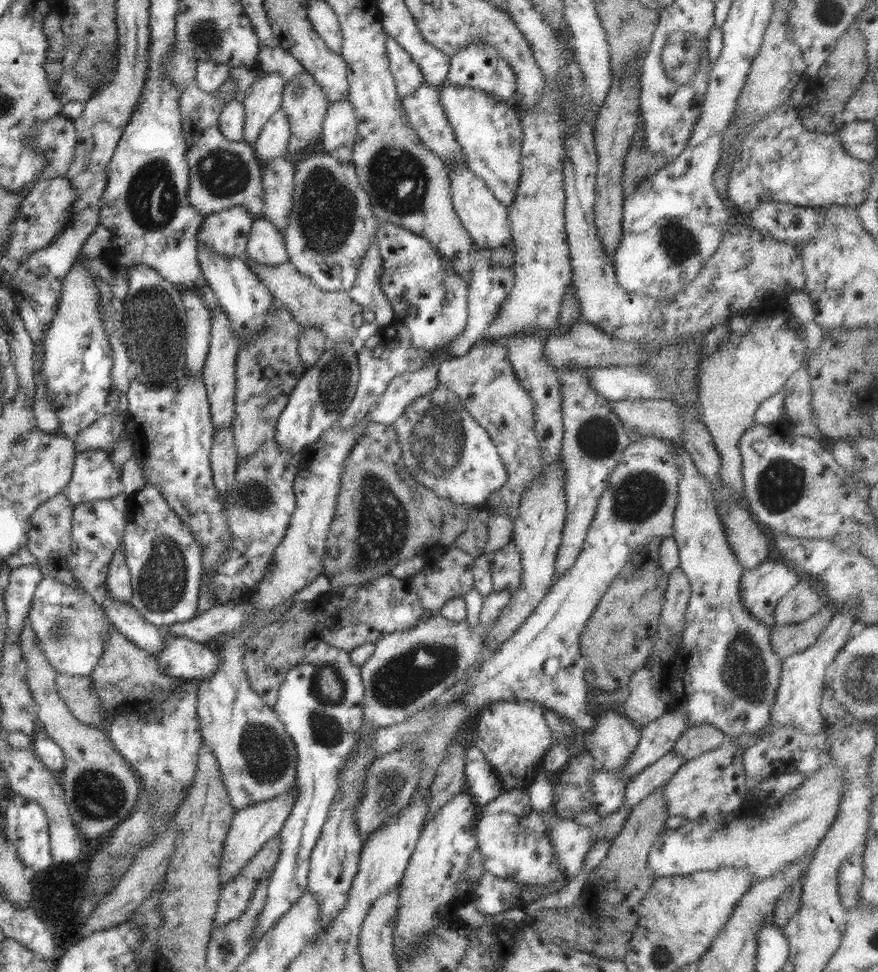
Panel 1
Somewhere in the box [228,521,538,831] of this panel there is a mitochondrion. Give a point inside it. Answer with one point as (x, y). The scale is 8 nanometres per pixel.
(406, 677)

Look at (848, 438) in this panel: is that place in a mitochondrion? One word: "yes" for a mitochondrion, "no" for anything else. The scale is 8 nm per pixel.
no

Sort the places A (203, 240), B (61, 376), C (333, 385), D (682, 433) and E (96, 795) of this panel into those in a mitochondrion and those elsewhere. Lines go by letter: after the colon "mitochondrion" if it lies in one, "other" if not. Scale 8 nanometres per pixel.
A: other
B: other
C: mitochondrion
D: other
E: mitochondrion

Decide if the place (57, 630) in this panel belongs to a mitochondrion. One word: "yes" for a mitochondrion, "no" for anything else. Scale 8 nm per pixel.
yes

